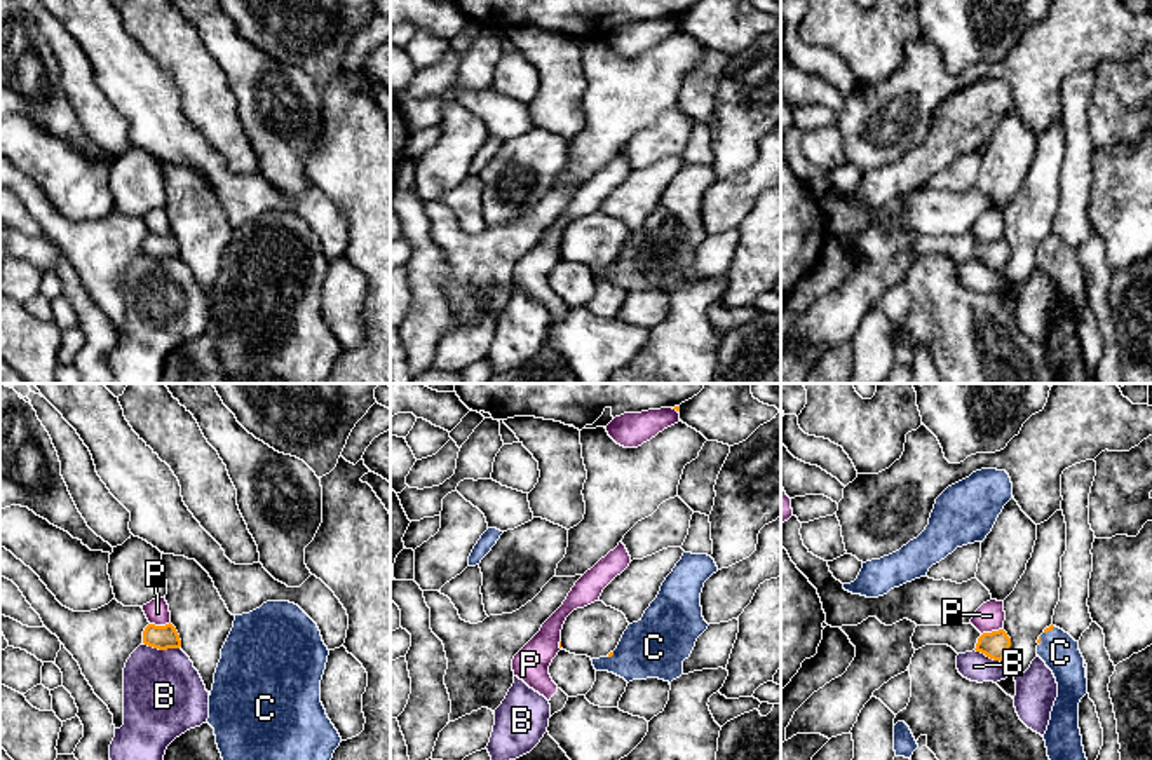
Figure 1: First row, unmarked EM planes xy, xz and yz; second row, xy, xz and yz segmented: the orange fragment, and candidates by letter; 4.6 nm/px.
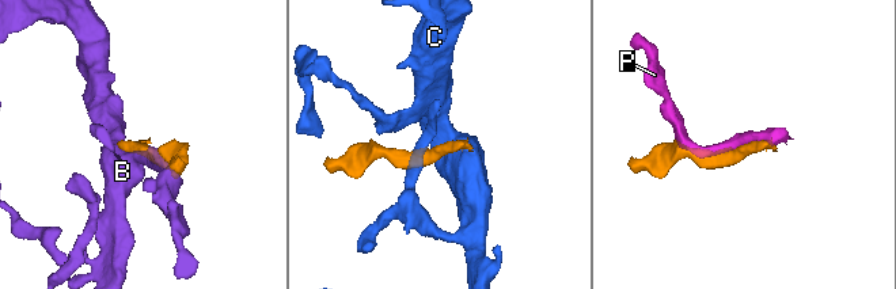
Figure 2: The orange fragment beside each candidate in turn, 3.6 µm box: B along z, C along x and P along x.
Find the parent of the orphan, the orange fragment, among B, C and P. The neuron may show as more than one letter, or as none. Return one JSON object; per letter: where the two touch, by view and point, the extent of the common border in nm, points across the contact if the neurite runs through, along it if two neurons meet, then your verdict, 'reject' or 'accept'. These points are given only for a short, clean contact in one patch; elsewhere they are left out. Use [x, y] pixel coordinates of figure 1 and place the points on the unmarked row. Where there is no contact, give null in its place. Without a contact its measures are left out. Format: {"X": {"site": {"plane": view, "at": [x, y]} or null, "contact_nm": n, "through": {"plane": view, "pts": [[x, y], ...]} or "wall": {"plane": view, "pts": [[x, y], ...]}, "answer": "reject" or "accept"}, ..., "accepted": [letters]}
{"B": {"site": {"plane": "xy", "at": [162, 258]}, "contact_nm": 180, "answer": "reject"}, "C": {"site": {"plane": "yz", "at": [1050, 239]}, "contact_nm": 70, "through": {"plane": "yz", "pts": [[1051, 236], [1050, 239], [1053, 253], [1060, 262]]}, "answer": "accept"}, "P": {"site": {"plane": "yz", "at": [992, 241]}, "contact_nm": 110, "answer": "reject"}, "accepted": ["C"]}

